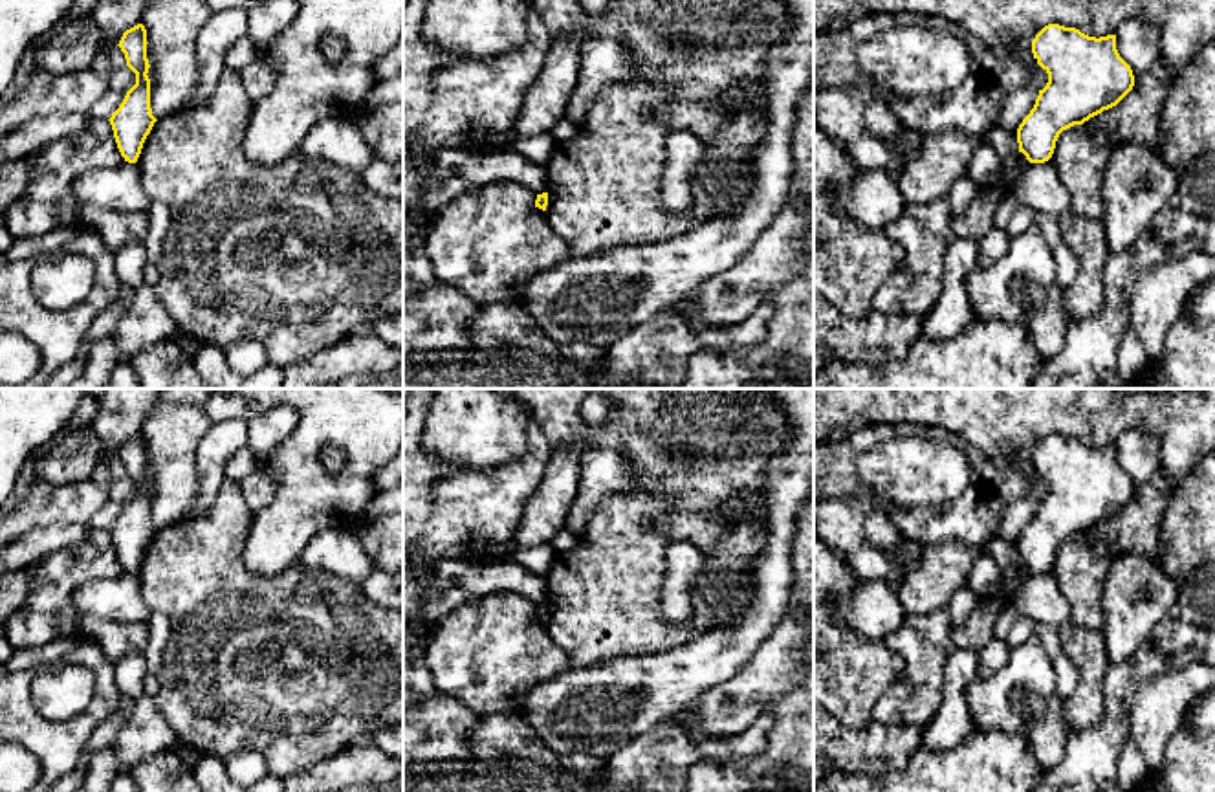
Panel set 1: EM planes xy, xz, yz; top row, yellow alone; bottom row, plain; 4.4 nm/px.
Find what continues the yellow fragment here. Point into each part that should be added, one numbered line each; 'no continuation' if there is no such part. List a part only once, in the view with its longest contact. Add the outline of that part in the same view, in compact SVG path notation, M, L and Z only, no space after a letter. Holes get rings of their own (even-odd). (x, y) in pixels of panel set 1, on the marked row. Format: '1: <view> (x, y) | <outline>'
no continuation

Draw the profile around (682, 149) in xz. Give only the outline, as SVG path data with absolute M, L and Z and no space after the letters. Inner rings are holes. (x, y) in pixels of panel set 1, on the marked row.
M673 130L665 139L665 165L658 185L658 202L665 211L691 211L702 150L704 143L687 130Z

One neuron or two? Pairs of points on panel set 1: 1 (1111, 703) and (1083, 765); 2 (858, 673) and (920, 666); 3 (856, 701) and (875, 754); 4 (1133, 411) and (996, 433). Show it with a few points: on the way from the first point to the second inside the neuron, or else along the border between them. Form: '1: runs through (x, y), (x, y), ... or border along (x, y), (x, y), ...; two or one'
1: runs through (1111, 717), (1111, 734), (1094, 750); one
2: border along (884, 640), (904, 660), (904, 670), (876, 701); two
3: border along (832, 714), (851, 728), (865, 728), (873, 721); two
4: runs through (1098, 411), (1030, 411); one

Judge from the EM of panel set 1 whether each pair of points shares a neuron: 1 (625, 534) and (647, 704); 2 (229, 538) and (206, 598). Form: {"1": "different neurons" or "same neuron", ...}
{"1": "different neurons", "2": "same neuron"}

